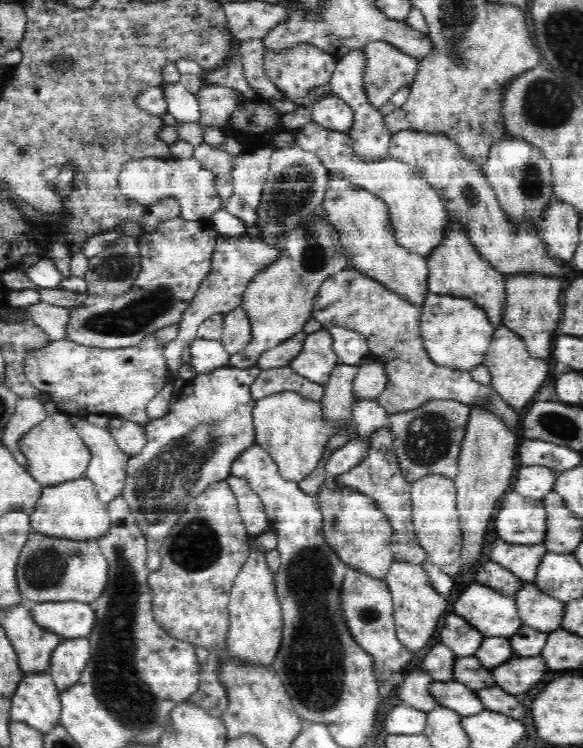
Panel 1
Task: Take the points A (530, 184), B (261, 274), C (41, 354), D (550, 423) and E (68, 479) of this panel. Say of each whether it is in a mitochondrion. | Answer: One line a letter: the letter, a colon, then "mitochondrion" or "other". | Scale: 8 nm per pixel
A: mitochondrion
B: other
C: other
D: mitochondrion
E: other

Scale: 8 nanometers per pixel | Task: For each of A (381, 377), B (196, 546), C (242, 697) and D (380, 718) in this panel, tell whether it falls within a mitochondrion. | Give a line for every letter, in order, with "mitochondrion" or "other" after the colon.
A: other
B: mitochondrion
C: other
D: other

